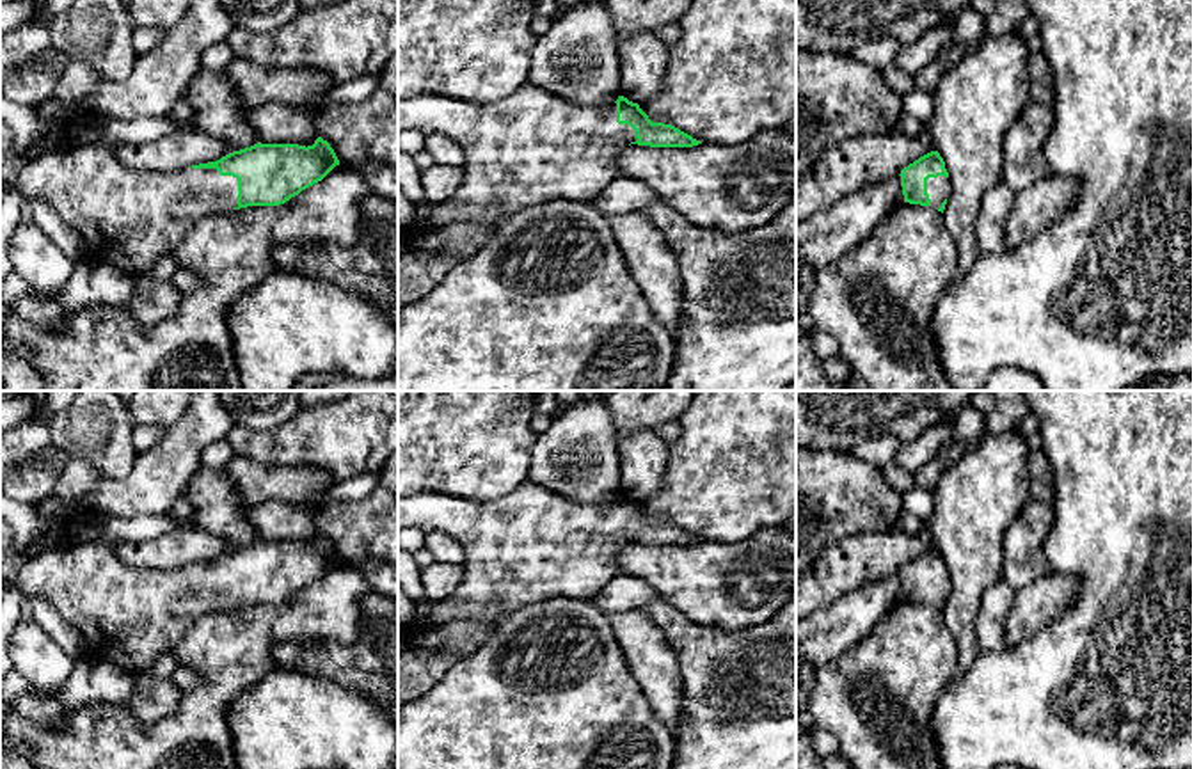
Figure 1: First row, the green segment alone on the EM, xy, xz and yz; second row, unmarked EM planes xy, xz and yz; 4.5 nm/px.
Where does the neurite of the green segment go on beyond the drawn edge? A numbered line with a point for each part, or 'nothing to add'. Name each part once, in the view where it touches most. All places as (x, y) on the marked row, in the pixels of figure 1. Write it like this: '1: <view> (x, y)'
1: xy (130, 217)

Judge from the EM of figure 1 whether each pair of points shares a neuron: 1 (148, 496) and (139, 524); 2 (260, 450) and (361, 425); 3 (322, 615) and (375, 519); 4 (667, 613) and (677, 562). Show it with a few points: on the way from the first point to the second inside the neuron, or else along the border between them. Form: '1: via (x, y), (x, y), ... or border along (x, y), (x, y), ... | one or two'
1: border along (166, 514), (100, 515) | two
2: via (285, 450), (294, 443), (315, 437), (336, 437) | one
3: border along (340, 560), (354, 565) | two
4: border along (663, 601), (672, 604), (690, 622), (706, 624) | two

